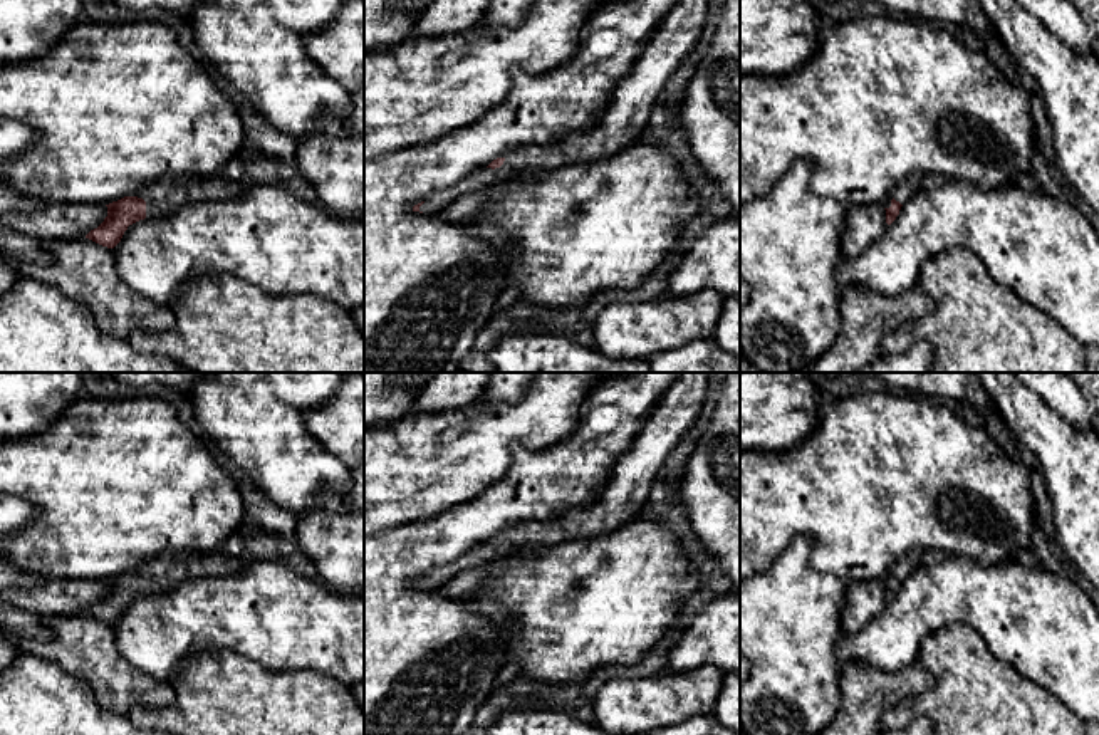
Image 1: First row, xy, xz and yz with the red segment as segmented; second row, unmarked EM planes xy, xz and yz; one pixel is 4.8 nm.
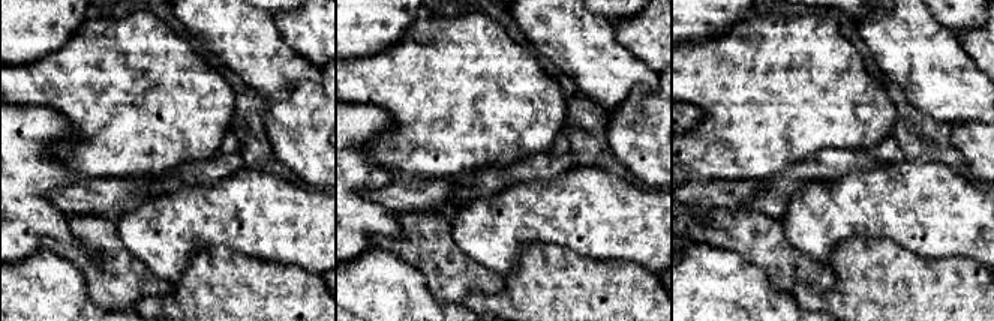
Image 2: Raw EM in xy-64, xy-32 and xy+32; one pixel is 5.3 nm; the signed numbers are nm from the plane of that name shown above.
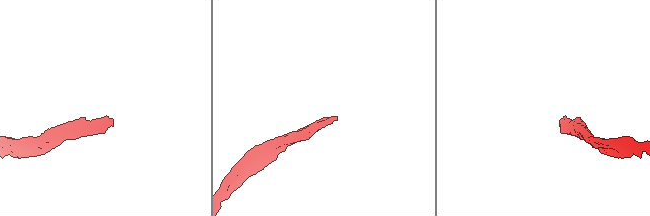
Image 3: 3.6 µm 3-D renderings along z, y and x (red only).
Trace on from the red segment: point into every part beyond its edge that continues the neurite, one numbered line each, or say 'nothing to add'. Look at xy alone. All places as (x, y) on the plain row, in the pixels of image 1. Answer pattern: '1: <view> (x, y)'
1: xy (170, 569)

